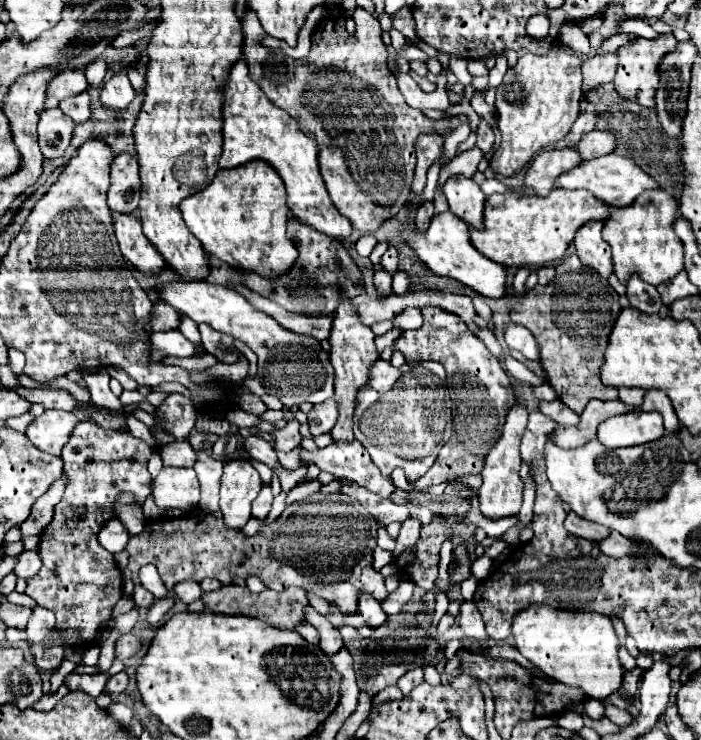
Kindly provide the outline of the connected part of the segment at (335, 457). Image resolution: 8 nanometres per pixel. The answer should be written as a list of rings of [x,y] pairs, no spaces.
[[[332,442],[330,446],[322,448],[320,452],[306,452],[300,454],[304,464],[318,464],[320,470],[334,474],[336,478],[352,480],[382,498],[390,498],[394,492],[392,478],[384,478],[378,466],[372,462],[368,450],[358,442]]]

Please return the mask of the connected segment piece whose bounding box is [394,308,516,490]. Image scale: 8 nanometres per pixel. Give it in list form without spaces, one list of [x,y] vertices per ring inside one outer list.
[[[422,308],[422,318],[424,318],[424,324],[418,330],[404,330],[402,336],[394,342],[394,348],[398,348],[404,354],[406,362],[438,360],[438,362],[444,364],[444,368],[448,372],[448,384],[450,384],[448,388],[454,394],[452,412],[456,416],[454,416],[454,422],[452,422],[452,436],[460,436],[460,438],[452,438],[452,440],[448,440],[446,446],[442,446],[442,450],[440,450],[436,462],[432,464],[432,468],[422,478],[412,482],[412,488],[416,488],[416,490],[424,490],[424,488],[430,488],[434,484],[442,484],[448,478],[478,474],[482,470],[484,456],[490,452],[490,448],[496,444],[496,440],[502,432],[506,412],[512,408],[512,404],[516,400],[510,378],[508,378],[506,370],[502,368],[502,364],[498,362],[498,358],[494,358],[490,354],[490,350],[484,346],[484,342],[474,332],[470,332],[468,326],[456,314],[452,314],[448,310],[442,310],[442,308]]]

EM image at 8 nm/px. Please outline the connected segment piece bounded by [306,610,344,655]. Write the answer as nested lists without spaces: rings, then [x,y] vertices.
[[[306,610],[306,618],[321,634],[319,647],[322,652],[332,655],[344,646],[339,630],[332,626],[324,616],[318,616],[318,612],[314,612],[314,610]]]

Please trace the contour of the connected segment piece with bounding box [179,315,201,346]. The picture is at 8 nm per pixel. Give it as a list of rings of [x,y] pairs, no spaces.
[[[183,315],[181,318],[179,330],[194,346],[201,344],[198,325],[186,315]]]

